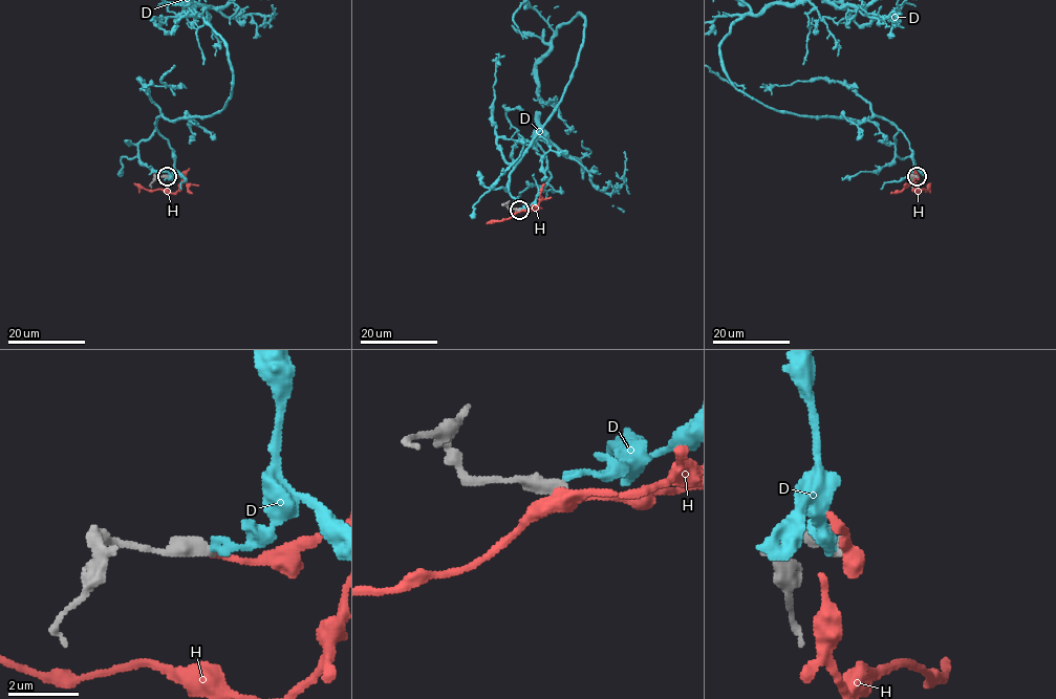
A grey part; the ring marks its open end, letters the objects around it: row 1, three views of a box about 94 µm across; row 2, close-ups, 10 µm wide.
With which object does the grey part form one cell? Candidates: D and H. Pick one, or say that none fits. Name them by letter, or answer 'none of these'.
H

